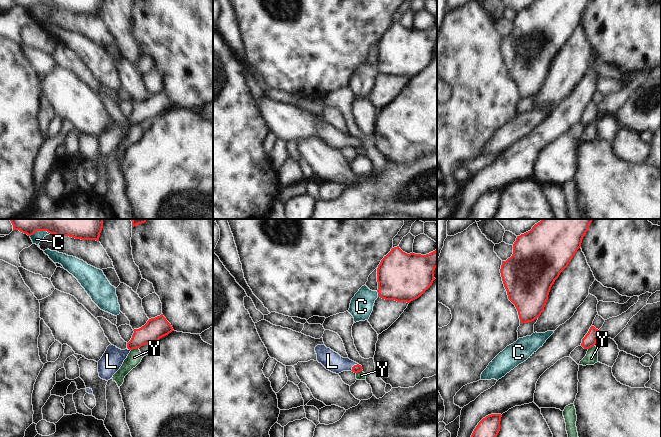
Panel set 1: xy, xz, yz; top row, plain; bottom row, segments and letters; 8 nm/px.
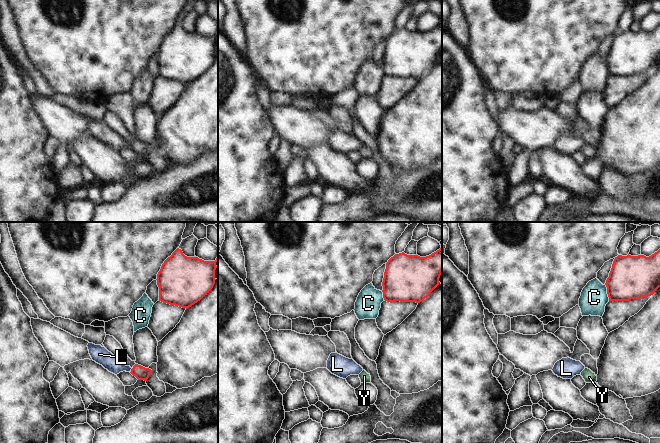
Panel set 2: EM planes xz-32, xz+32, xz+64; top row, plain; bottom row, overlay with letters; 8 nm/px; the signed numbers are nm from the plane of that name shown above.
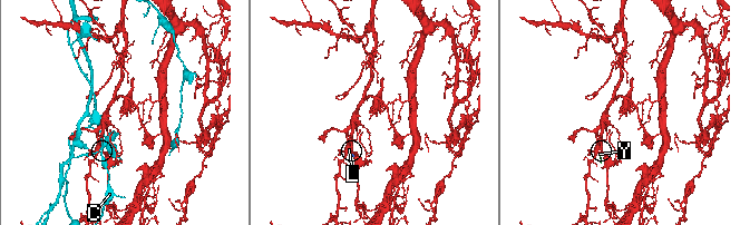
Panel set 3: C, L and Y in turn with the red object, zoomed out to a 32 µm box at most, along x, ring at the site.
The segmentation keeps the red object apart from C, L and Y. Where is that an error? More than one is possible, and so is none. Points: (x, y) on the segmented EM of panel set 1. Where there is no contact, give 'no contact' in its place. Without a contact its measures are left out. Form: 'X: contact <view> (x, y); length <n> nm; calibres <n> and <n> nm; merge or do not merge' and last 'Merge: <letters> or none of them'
C: contact xz (378, 294); length 50 nm; calibres 380 and 190 nm; do not merge
L: contact xz (353, 366); length 90 nm; calibres 70 and 160 nm; merge
Y: contact xy (134, 348); length 70 nm; calibres 170 and 110 nm; do not merge
Merge: L

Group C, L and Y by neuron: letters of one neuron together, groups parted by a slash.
C / L / Y

